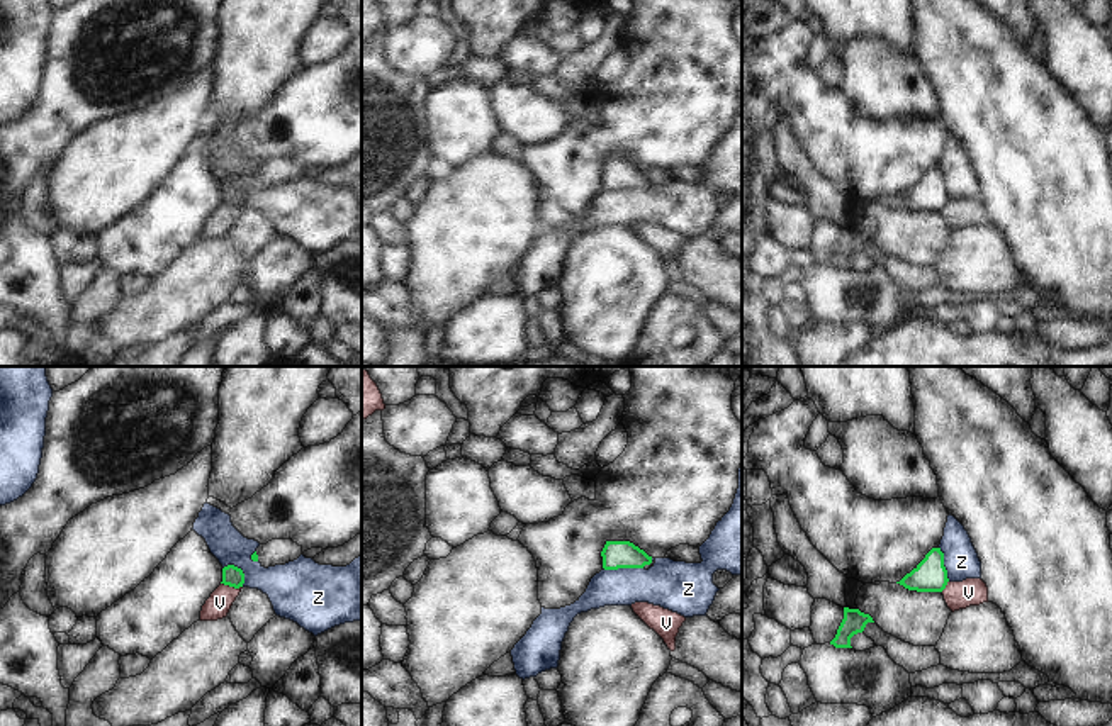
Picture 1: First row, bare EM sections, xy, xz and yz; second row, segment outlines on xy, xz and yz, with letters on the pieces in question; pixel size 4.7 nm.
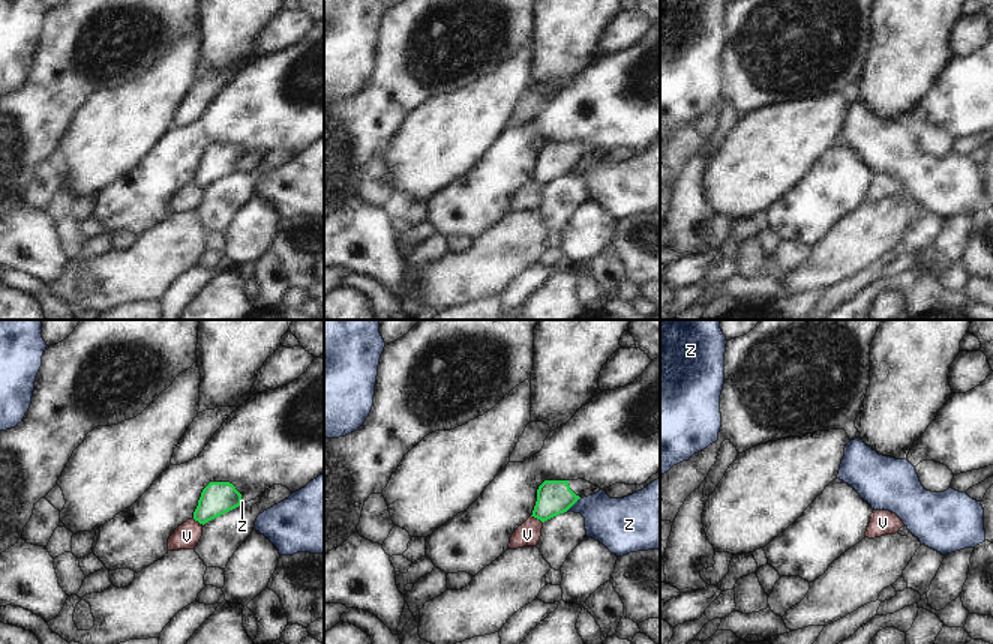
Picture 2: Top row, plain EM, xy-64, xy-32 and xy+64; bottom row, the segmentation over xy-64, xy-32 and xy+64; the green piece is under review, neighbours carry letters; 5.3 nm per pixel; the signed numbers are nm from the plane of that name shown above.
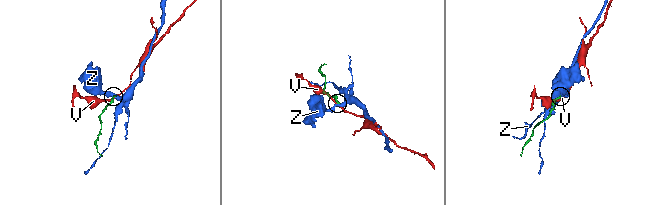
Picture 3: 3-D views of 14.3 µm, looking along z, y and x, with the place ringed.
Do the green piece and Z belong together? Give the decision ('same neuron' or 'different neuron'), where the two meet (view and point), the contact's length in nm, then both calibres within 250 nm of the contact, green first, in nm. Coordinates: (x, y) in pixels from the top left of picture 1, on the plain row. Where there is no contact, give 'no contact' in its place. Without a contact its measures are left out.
different neuron; meets green in xz at (623, 187); contact 190 nm long; 130 nm thick on the green side, 220 nm on the other

